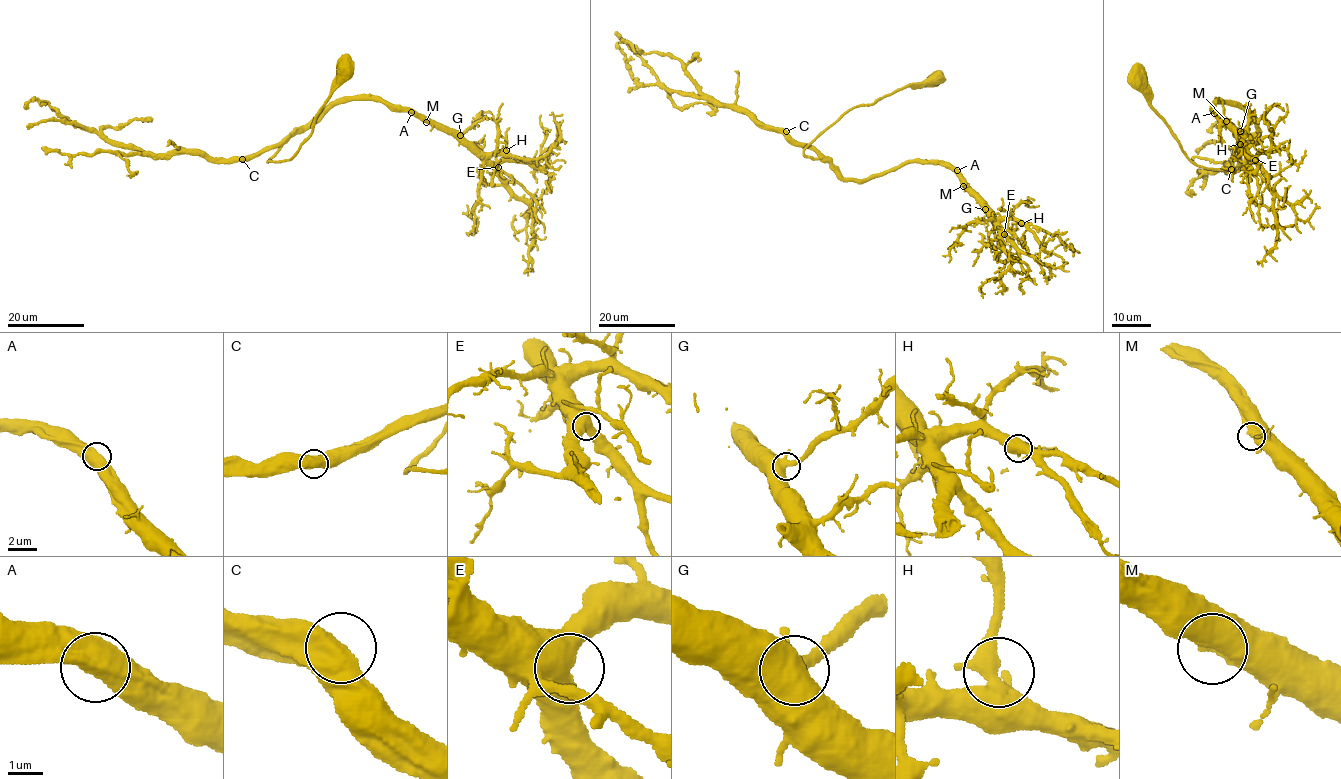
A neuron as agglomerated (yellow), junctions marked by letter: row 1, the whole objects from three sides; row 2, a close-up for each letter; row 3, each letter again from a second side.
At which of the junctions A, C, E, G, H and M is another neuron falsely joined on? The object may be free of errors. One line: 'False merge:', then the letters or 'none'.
False merge: none

